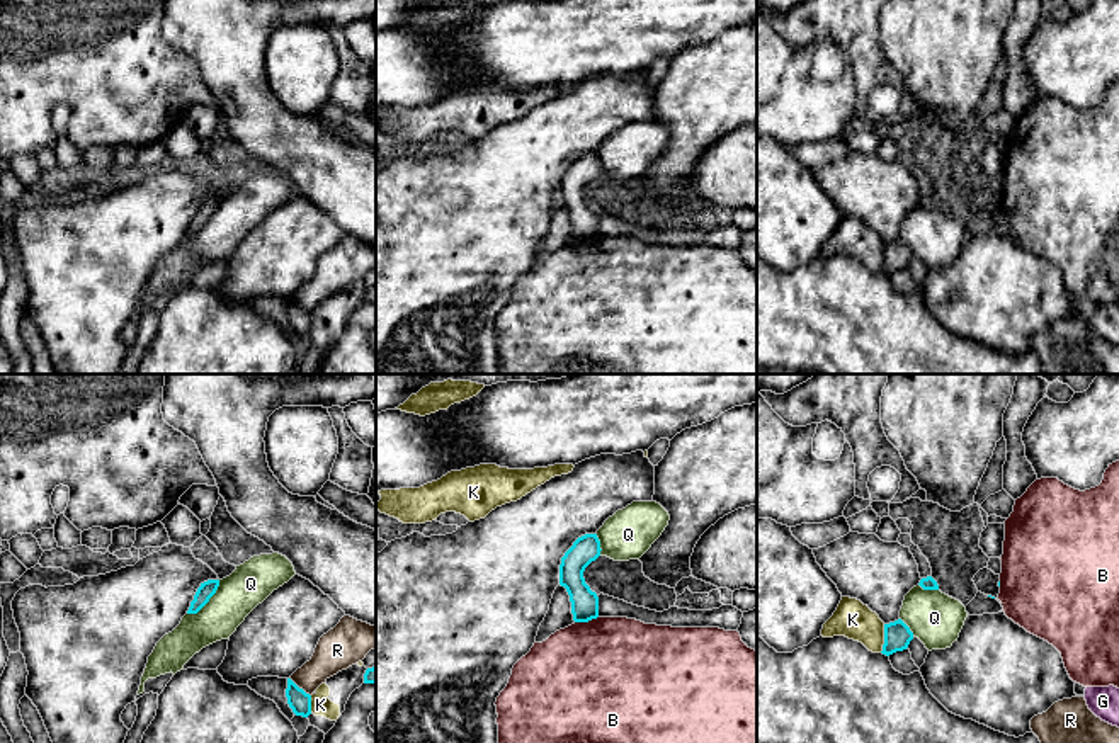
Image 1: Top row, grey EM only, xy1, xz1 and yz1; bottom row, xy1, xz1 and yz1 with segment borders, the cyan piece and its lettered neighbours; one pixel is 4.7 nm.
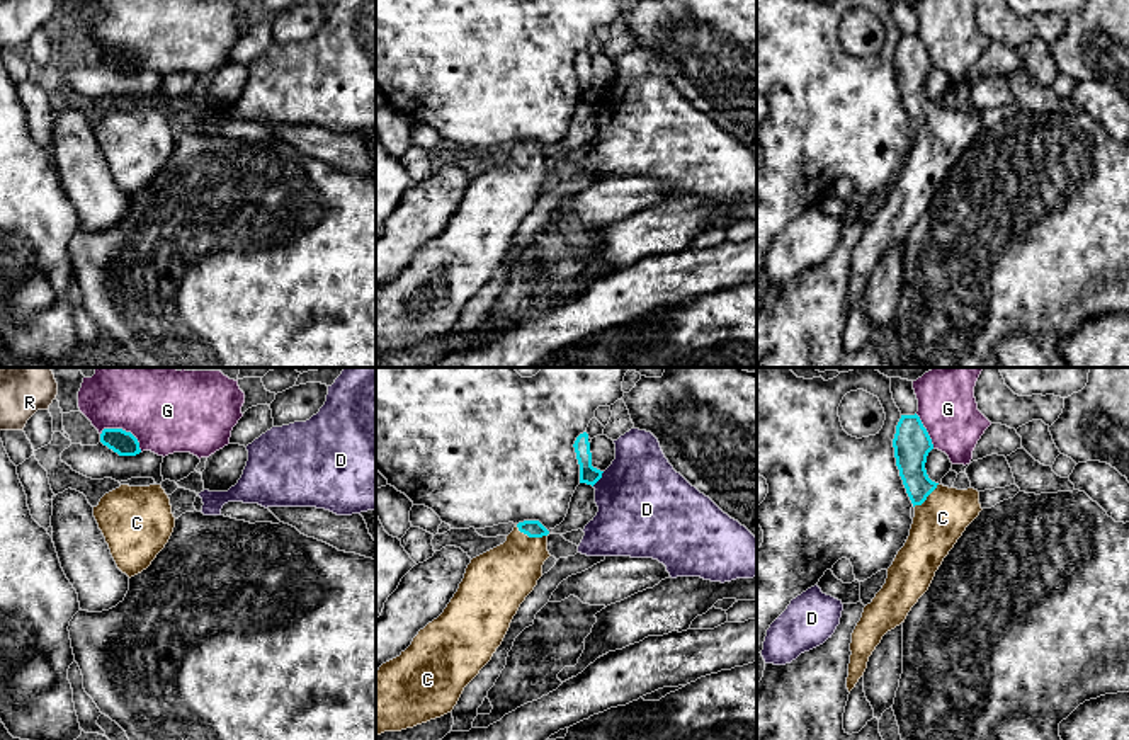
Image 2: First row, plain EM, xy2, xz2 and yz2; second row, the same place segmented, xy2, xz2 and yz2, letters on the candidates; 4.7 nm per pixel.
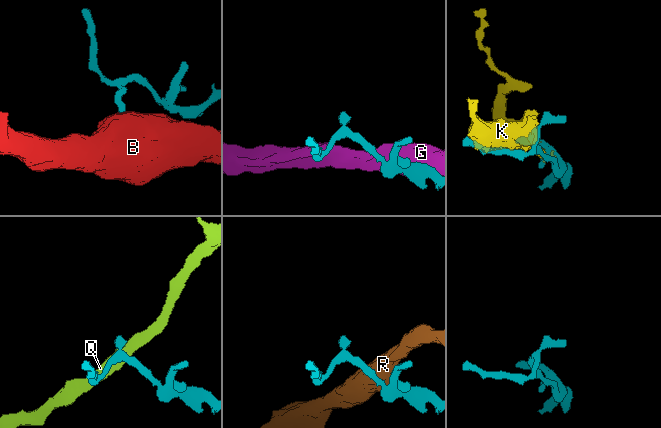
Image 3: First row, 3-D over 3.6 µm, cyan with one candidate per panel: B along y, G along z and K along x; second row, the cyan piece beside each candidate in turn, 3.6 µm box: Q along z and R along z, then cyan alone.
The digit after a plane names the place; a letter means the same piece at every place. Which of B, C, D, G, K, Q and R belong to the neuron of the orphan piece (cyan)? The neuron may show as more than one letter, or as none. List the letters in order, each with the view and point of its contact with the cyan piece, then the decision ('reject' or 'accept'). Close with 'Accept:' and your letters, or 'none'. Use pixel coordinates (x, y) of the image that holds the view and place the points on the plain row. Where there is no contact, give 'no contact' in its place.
B: xz1 (585, 240) | reject
C: xz2 (531, 155) | accept
D: xz2 (599, 97) | reject
G: xy2 (124, 50) | reject
K: yz1 (885, 257) | reject
Q: xy1 (208, 220) | reject
R: xy1 (298, 306) | reject
Accept: C

